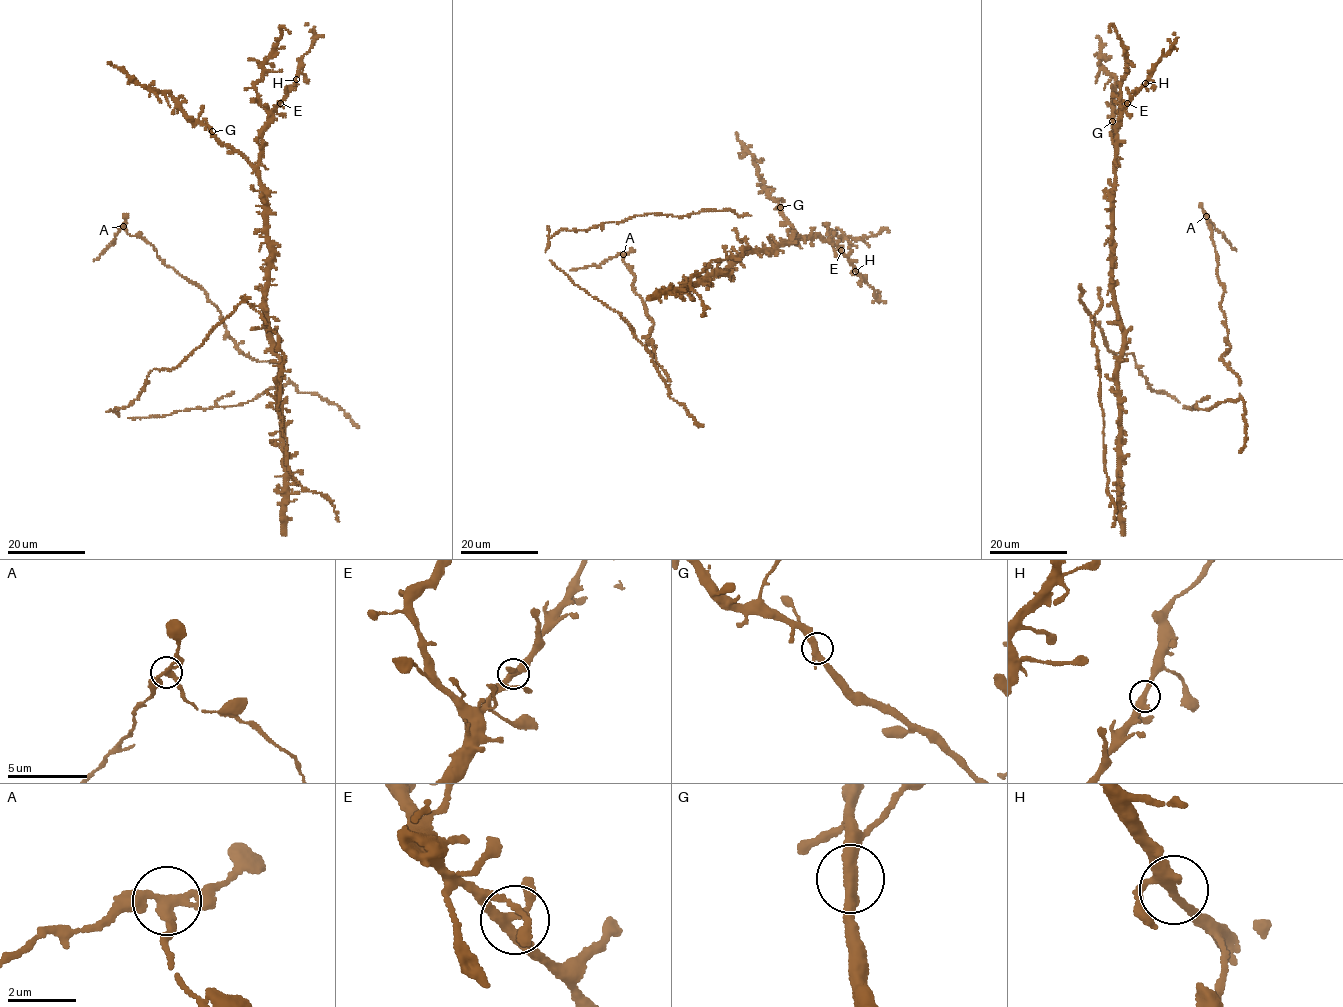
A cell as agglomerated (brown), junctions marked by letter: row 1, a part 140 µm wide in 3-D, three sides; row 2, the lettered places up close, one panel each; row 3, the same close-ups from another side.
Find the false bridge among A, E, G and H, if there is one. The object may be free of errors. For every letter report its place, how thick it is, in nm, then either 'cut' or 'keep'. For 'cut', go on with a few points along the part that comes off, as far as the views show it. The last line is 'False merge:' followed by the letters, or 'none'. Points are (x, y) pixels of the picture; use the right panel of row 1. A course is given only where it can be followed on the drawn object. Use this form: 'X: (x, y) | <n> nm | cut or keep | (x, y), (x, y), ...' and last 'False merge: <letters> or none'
A: (1206, 216) | 280 nm | cut | (1206, 216), (1236, 251)
E: (1127, 103) | 280 nm | keep
G: (1112, 121) | 300 nm | keep
H: (1145, 83) | 280 nm | keep
False merge: A

